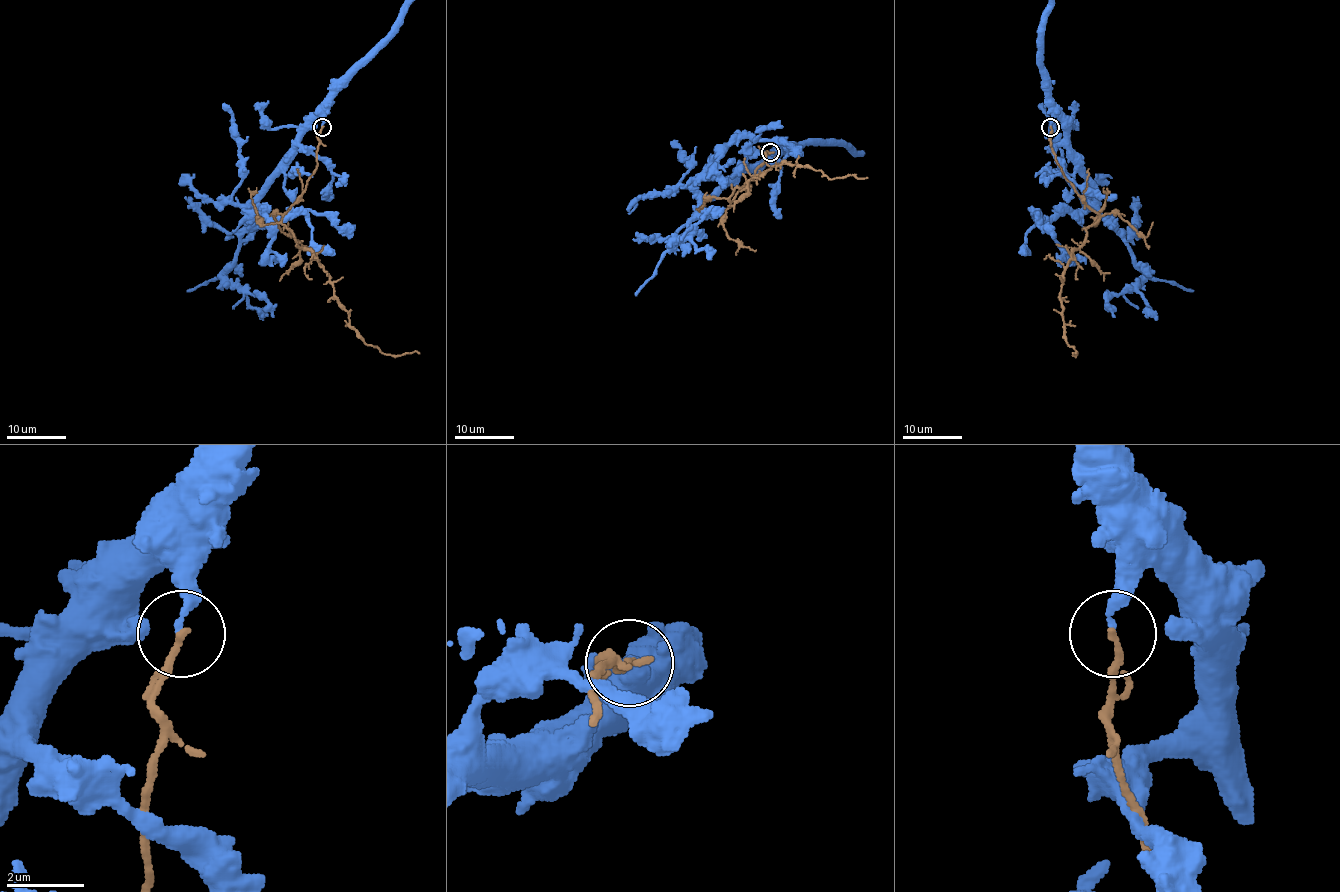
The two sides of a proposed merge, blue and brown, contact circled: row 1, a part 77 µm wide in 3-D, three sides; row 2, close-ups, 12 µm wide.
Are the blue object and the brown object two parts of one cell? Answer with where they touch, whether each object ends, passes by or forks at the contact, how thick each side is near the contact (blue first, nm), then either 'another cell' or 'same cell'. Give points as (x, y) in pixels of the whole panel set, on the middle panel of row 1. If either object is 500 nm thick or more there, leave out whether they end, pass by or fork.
(770, 152) | blue ends | brown ends | 150/180 nm | another cell

